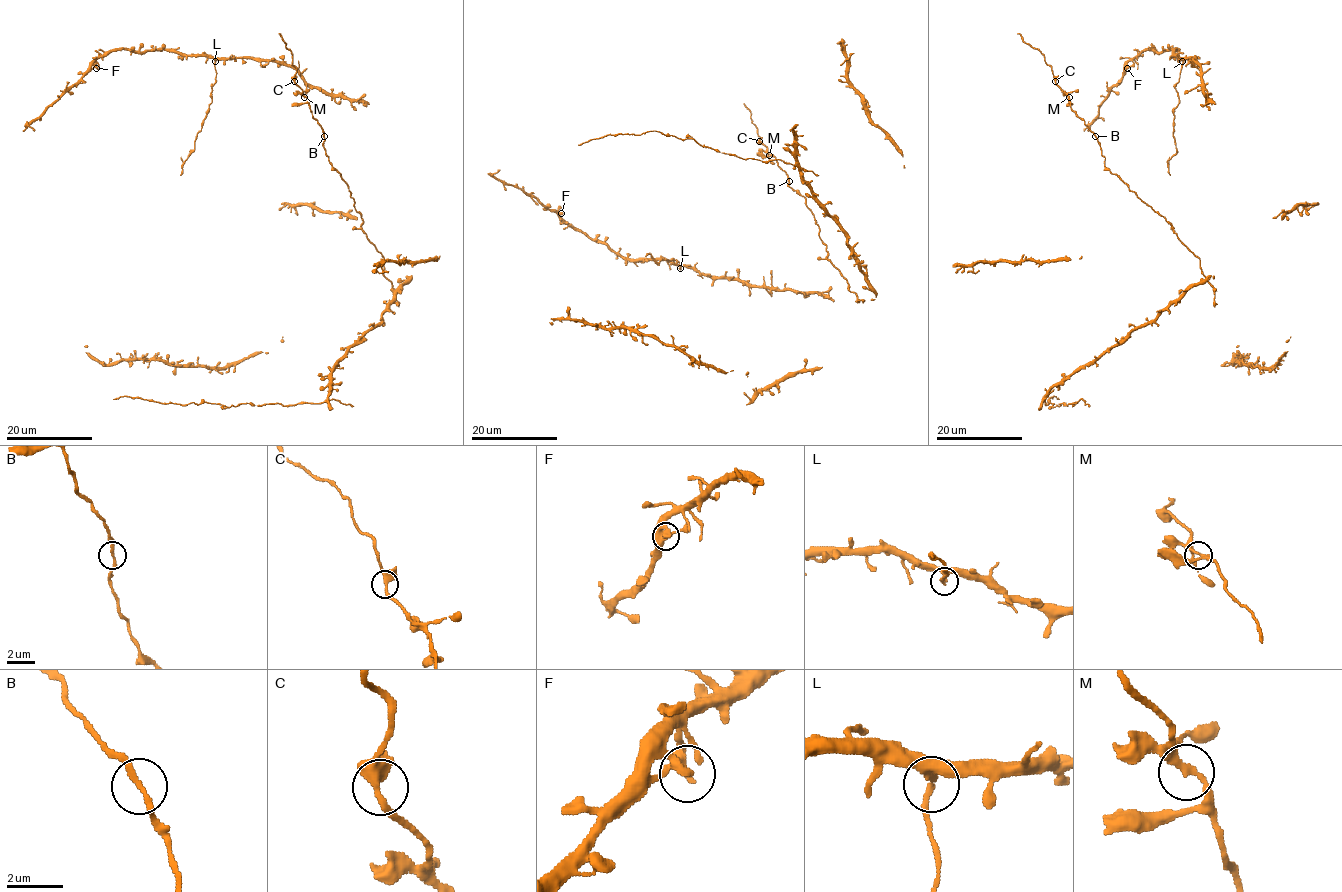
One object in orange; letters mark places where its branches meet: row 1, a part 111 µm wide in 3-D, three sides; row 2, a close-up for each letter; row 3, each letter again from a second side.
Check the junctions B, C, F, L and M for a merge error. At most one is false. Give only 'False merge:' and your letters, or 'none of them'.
False merge: L

